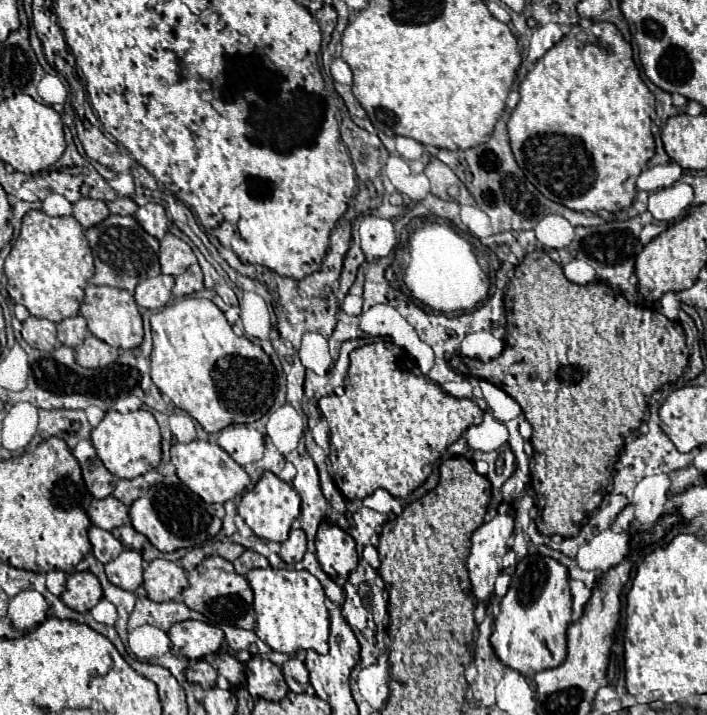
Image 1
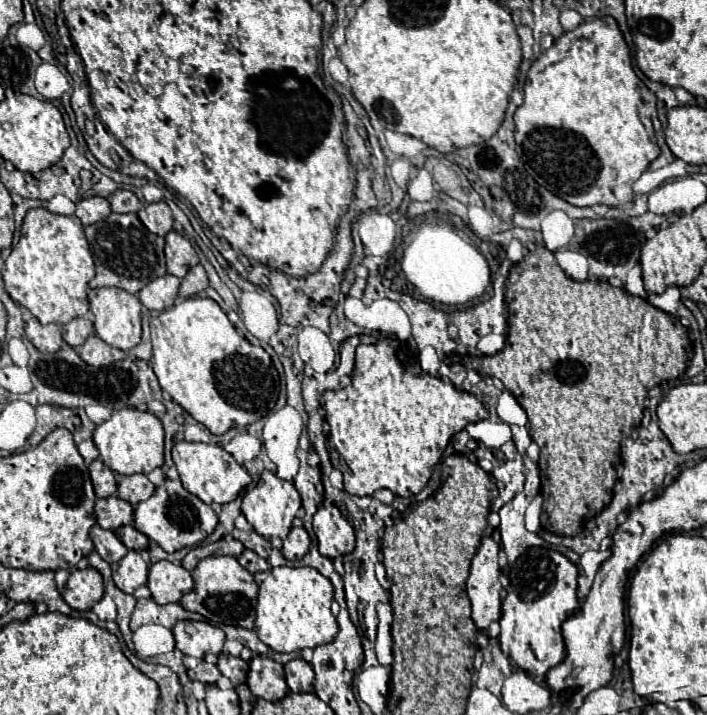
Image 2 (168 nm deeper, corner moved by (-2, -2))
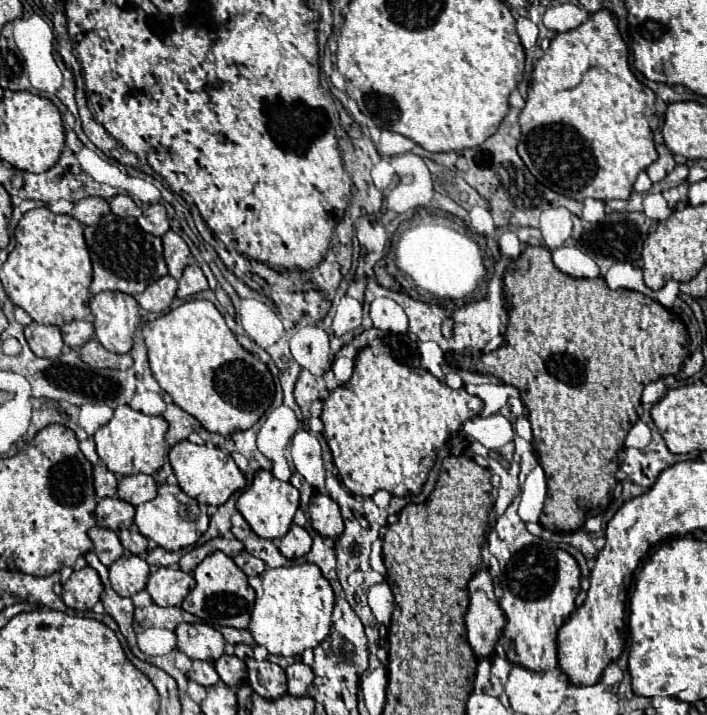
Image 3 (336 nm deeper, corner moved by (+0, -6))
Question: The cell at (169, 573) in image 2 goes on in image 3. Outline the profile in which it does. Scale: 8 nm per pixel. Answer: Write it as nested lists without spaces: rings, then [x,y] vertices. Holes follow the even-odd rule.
[[[158,568],[148,578],[148,594],[158,606],[180,606],[180,602],[186,598],[186,594],[194,586],[192,574],[182,572],[180,568]]]

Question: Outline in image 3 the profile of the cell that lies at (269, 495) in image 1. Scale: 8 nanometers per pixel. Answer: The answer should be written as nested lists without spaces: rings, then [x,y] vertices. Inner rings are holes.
[[[258,470],[254,476],[254,482],[250,488],[242,490],[242,494],[236,500],[238,512],[246,518],[250,528],[260,536],[260,538],[282,538],[294,518],[294,512],[298,510],[300,504],[300,494],[290,482],[280,482],[278,478],[272,476],[268,470]]]

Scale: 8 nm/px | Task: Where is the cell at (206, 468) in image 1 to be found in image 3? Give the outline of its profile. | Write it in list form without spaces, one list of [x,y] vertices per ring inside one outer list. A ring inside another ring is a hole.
[[[182,440],[172,446],[170,450],[170,464],[172,470],[178,478],[180,488],[196,498],[202,504],[212,504],[212,506],[222,506],[236,490],[242,490],[246,486],[246,478],[240,472],[240,468],[234,464],[232,456],[228,452],[222,452],[216,446],[208,444],[192,444],[188,440]]]

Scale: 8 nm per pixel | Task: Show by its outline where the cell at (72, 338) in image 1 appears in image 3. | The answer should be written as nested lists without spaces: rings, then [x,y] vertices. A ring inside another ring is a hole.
[[[88,320],[68,322],[68,324],[64,324],[60,330],[62,330],[64,344],[70,346],[72,350],[78,350],[84,342],[88,342],[88,340],[94,336],[94,326],[92,326],[92,322],[88,322]]]

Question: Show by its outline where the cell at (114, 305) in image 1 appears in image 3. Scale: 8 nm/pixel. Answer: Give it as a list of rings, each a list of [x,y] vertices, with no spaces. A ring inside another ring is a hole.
[[[100,292],[90,298],[98,342],[116,354],[132,350],[132,336],[140,322],[138,302],[124,292]]]

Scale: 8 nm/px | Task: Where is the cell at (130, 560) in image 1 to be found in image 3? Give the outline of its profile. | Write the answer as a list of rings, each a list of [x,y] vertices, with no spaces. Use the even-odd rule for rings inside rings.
[[[124,552],[112,566],[110,566],[110,584],[120,596],[134,596],[136,592],[146,588],[150,576],[150,568],[146,560]]]

